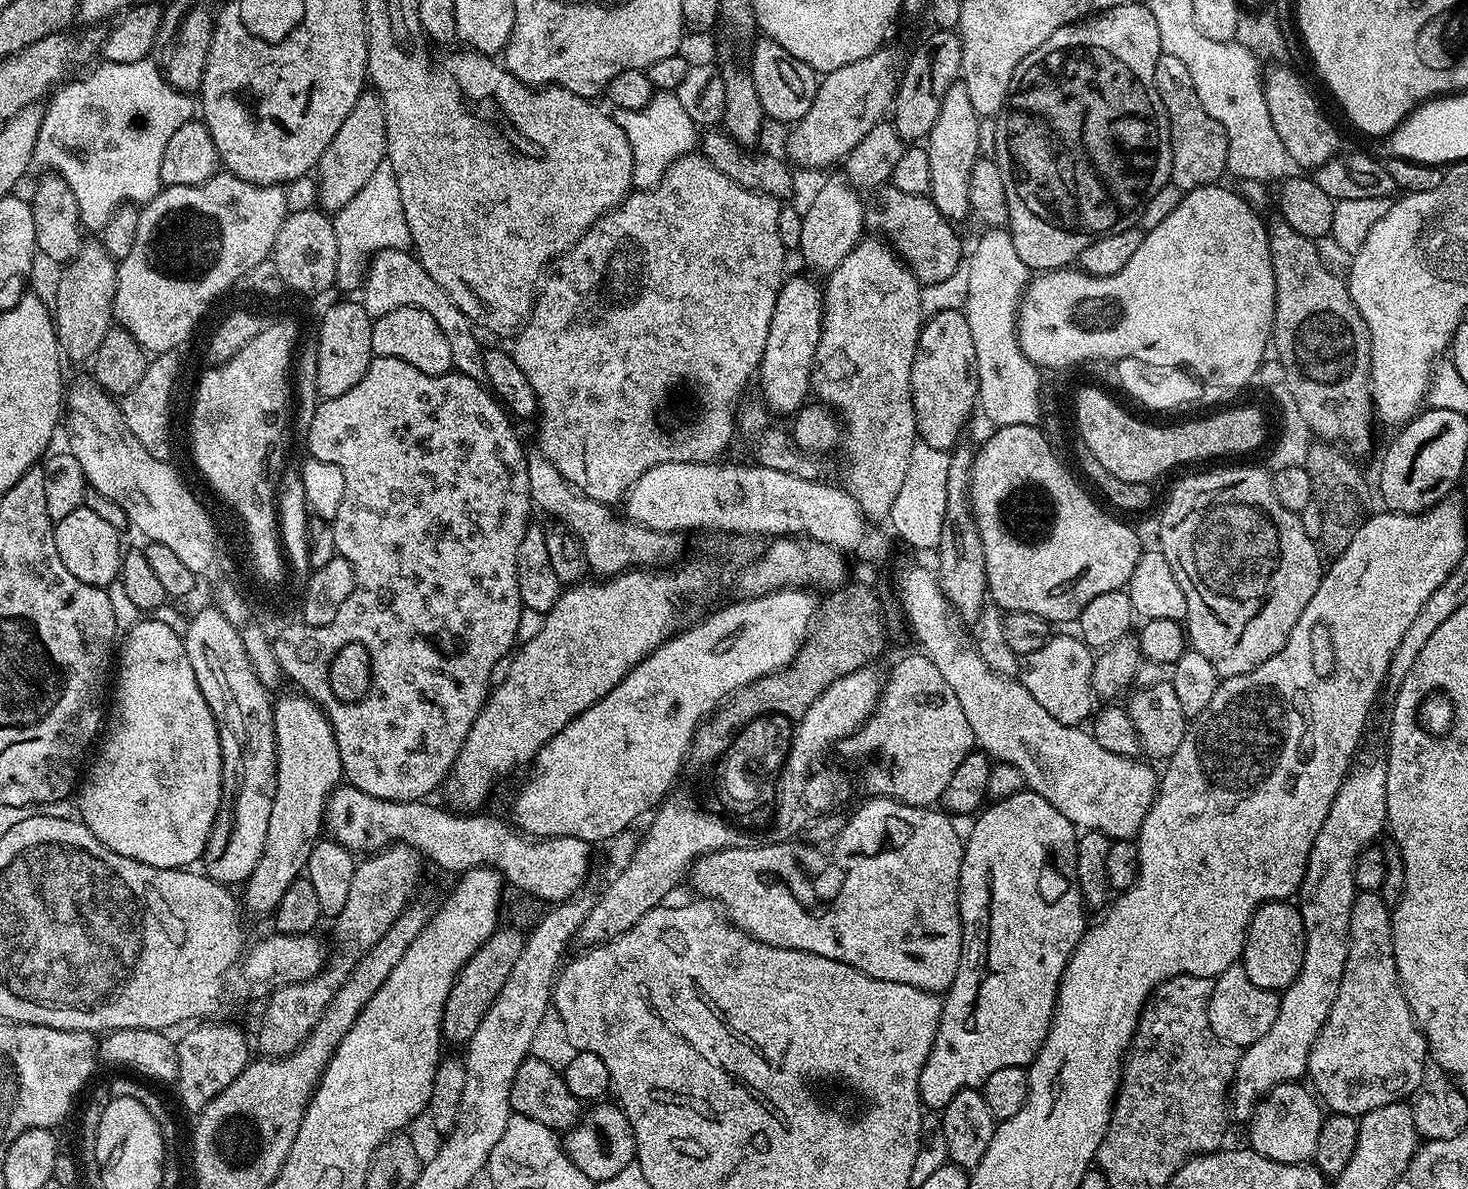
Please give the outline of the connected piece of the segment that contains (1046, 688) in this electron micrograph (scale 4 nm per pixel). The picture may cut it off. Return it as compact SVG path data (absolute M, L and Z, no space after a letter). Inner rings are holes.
M1049 635L1046 646L1034 650L1034 654L1026 654L1020 661L1018 679L1026 690L1044 707L1058 722L1080 726L1093 715L1092 700L1092 661L1093 649L1089 648L1079 635L1056 636Z

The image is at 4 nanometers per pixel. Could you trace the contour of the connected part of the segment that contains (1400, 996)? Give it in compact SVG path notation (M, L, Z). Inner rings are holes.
M1360 892L1352 904L1348 957L1342 970L1342 982L1338 986L1338 998L1318 1038L1314 1038L1308 1059L1307 1079L1312 1079L1311 1087L1325 1109L1359 1118L1378 1106L1398 1104L1420 1092L1424 1072L1429 1065L1428 1040L1412 1016L1394 962L1392 913L1379 892Z

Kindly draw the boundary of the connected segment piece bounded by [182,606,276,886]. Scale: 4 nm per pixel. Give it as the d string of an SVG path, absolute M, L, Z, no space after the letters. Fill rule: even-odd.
M216 606L202 609L196 617L193 615L188 621L188 629L184 631L182 639L186 658L190 658L190 666L194 666L194 678L198 678L198 690L202 690L202 698L206 698L214 714L222 750L224 796L220 799L220 809L210 830L210 838L206 842L202 868L211 880L217 880L219 884L240 886L248 881L254 866L258 866L258 858L262 858L262 846L266 846L266 829L270 826L270 806L274 806L276 793L276 731L272 717L274 700L269 689L264 686L261 673L256 673L256 668L252 665L253 657L248 656L246 646L242 646L240 629L228 622Z

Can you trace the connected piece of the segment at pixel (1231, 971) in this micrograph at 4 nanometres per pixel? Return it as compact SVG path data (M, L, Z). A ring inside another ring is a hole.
M1243 963L1232 964L1213 979L1212 993L1208 999L1208 1017L1214 1034L1218 1034L1218 1038L1227 1044L1247 1046L1258 1042L1258 1038L1262 1038L1262 1034L1274 1026L1274 1018L1278 1018L1279 1013L1280 996L1262 986L1254 986Z

